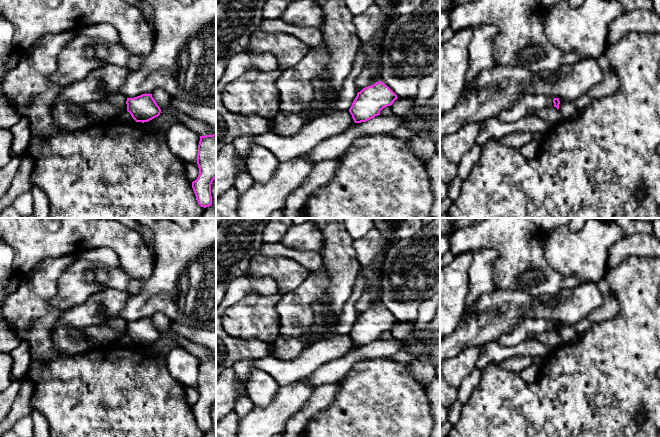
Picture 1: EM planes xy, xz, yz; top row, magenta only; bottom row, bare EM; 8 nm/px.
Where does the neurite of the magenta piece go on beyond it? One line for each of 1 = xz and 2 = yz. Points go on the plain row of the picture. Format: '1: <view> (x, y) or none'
1: none
2: none

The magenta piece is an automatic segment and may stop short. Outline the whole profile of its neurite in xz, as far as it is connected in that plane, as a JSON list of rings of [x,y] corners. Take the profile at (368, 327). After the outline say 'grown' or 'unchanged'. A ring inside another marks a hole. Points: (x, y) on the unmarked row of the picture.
[[[379,305],[357,317],[349,336],[355,347],[366,346],[380,339],[380,335],[391,330],[397,322],[387,309]]] | unchanged

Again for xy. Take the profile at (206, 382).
[[[216,357],[200,360],[197,389],[199,399],[192,412],[198,428],[206,432],[212,428],[211,408],[216,402]]] | unchanged

